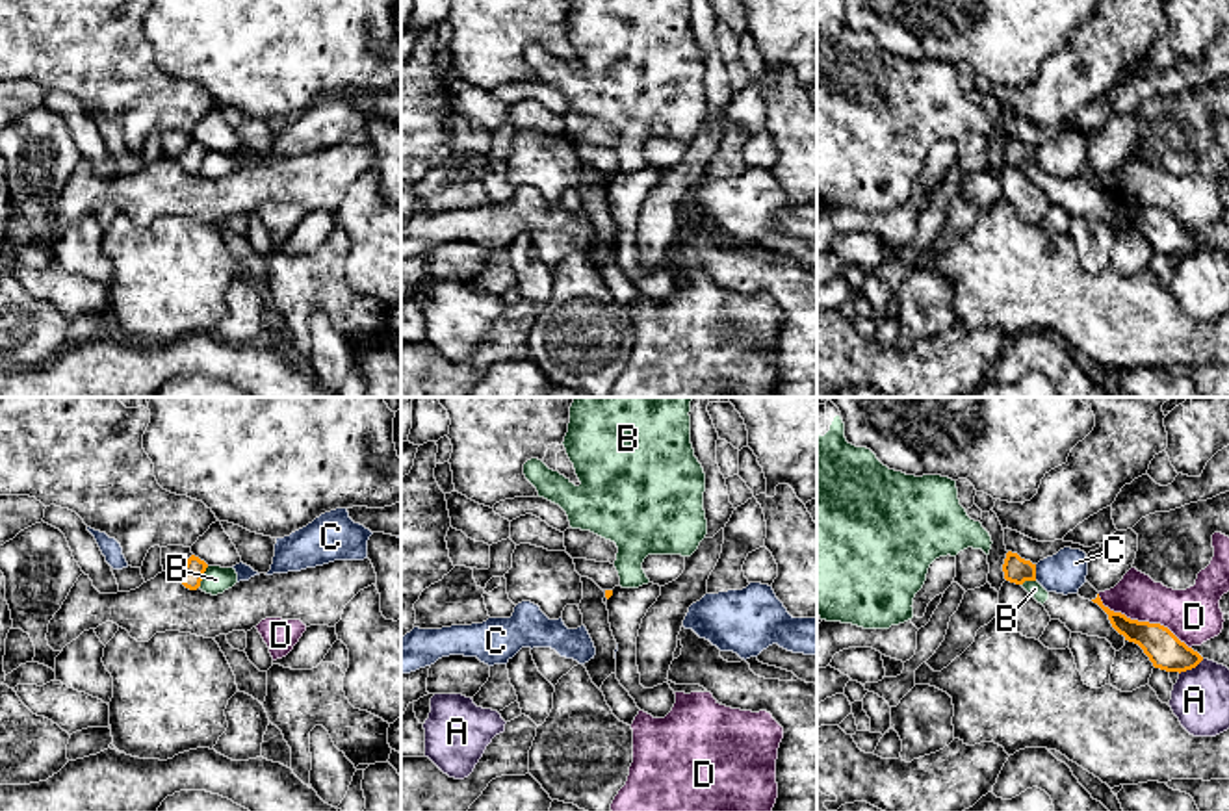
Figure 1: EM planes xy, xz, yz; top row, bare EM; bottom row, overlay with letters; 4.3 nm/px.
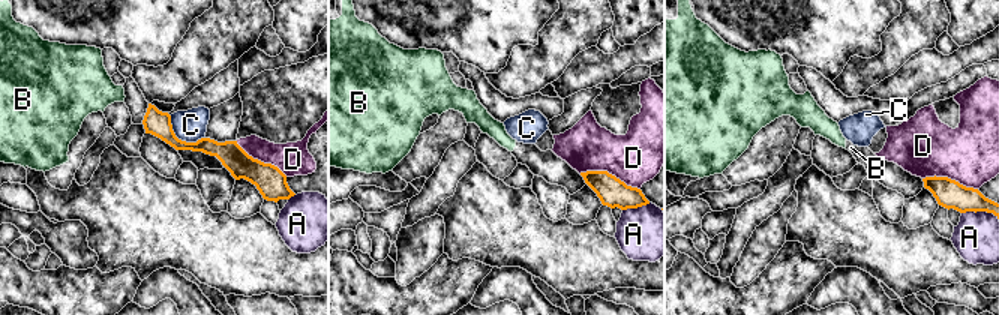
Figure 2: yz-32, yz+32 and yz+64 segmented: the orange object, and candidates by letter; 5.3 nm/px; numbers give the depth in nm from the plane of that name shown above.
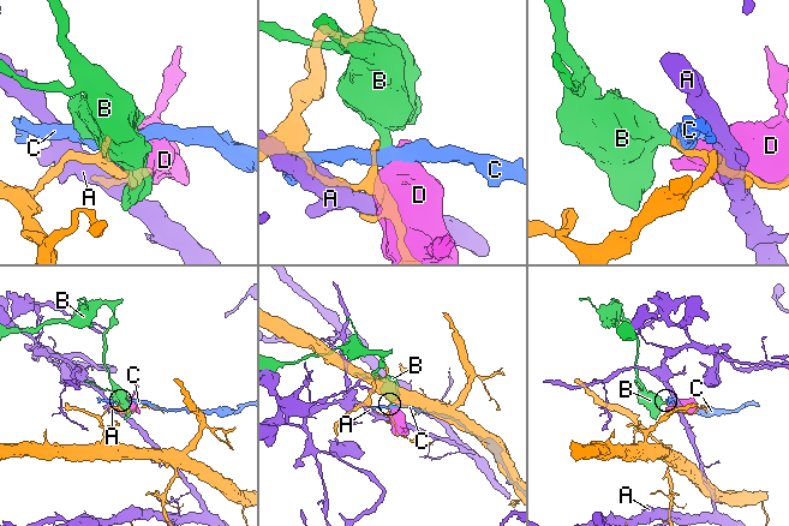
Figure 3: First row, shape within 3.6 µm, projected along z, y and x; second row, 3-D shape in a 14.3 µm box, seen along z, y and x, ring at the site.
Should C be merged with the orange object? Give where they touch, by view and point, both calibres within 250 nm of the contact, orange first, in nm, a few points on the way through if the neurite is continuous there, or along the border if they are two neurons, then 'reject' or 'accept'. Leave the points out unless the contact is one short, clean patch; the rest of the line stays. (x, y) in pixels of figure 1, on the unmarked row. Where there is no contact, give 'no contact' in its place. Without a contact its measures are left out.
contact yz (1034, 156); calibres 120 and 180 nm; border yz (1034, 149), (1036, 164); reject

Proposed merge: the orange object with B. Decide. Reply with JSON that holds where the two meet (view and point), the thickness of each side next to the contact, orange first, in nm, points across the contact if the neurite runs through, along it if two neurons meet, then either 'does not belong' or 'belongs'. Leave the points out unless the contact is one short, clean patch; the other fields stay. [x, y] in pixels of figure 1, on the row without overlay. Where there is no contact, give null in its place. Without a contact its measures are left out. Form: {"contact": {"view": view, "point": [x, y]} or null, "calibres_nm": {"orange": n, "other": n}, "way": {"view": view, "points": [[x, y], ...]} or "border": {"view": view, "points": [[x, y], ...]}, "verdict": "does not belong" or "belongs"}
{"contact": {"view": "xy", "point": [201, 162]}, "calibres_nm": {"orange": 100, "other": 120}, "border": {"view": "xy", "points": [[208, 151], [197, 171]]}, "verdict": "does not belong"}

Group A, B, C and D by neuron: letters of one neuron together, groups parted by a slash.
A / B / C / D

